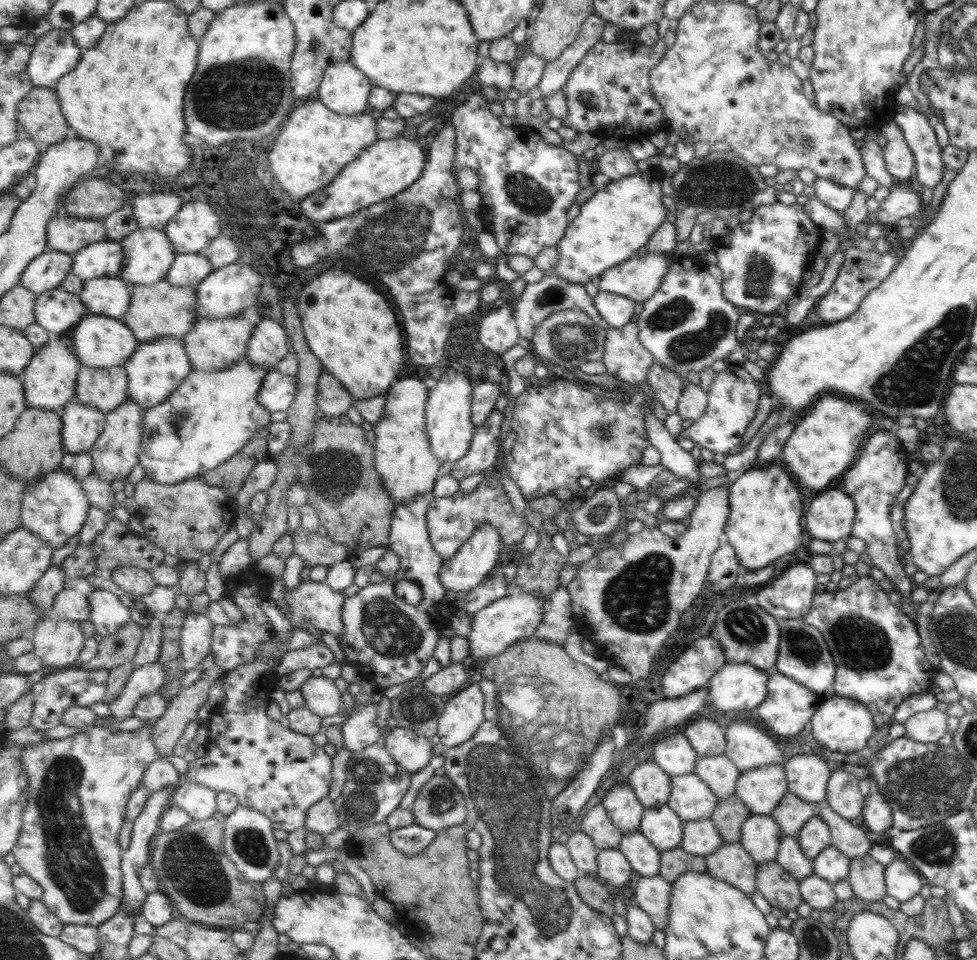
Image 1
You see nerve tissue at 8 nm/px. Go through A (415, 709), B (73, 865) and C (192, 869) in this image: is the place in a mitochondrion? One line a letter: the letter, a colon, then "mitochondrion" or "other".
A: mitochondrion
B: mitochondrion
C: mitochondrion

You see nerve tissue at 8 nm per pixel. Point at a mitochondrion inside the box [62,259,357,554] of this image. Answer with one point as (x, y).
(177, 422)

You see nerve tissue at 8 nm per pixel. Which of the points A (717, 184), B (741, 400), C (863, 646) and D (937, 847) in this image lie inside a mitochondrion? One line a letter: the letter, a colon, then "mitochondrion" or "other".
A: mitochondrion
B: other
C: mitochondrion
D: mitochondrion

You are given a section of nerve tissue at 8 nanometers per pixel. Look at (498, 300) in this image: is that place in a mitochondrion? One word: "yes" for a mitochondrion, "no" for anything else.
no

